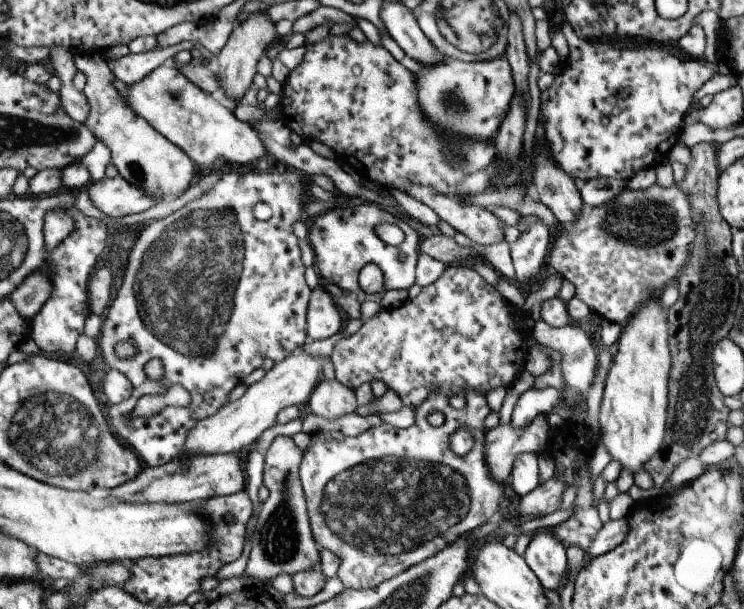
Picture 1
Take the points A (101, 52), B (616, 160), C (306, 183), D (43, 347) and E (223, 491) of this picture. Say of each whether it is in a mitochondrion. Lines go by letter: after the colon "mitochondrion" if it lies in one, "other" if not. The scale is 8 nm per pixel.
A: other
B: other
C: other
D: other
E: other

